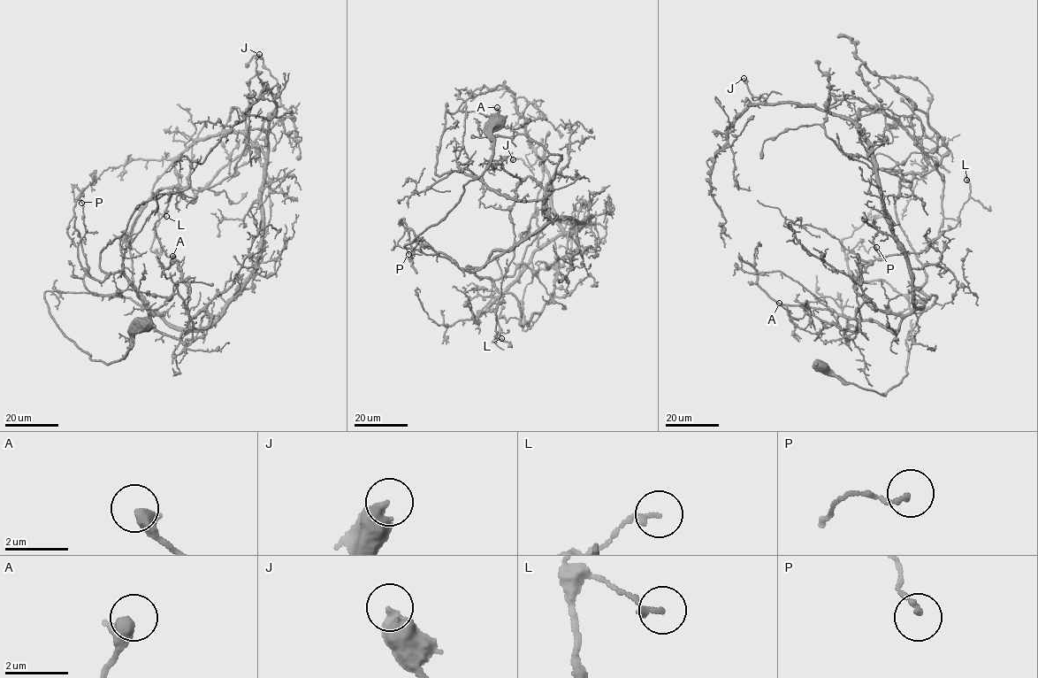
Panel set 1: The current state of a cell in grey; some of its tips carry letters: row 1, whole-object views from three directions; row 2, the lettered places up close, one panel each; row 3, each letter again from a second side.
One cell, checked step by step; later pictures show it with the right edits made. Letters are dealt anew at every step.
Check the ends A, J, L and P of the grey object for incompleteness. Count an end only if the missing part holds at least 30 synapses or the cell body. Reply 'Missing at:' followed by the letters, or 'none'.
Missing at: none

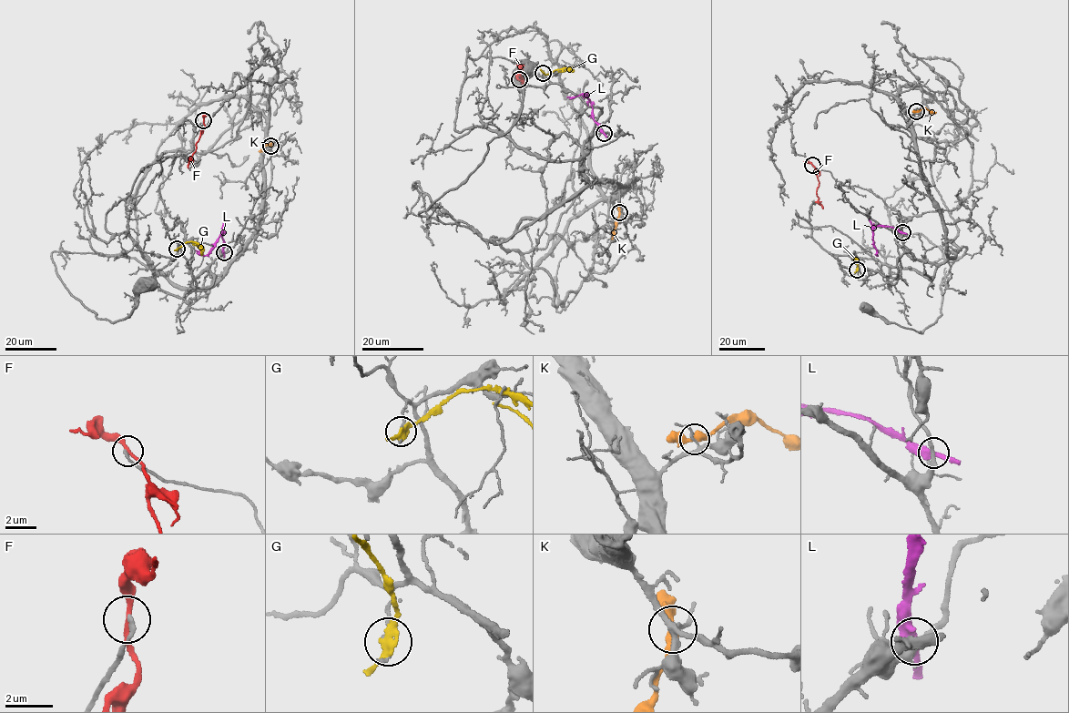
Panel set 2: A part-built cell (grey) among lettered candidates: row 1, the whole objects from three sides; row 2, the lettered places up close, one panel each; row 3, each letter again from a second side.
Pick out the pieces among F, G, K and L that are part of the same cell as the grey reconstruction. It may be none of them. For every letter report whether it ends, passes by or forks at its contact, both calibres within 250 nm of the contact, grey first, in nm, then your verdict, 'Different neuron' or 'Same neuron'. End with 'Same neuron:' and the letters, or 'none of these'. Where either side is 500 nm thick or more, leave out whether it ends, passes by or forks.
F: It passes by. Thickness 150 nm (grey) against 200 nm. Same neuron
G: It passes by. Thickness 160 nm (grey) against 280 nm. Different neuron
K: It passes by. Thickness 190 nm (grey) against 400 nm. Different neuron
L: It passes by. Thickness 280 nm (grey) against 380 nm. Different neuron
Same neuron: F

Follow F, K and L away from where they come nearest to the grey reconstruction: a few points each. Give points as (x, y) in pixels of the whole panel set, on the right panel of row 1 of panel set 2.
F: (812, 165), (819, 182), (816, 194), (823, 208)
K: (917, 111), (925, 108), (936, 112)
L: (902, 232), (886, 226), (877, 226), (872, 239), (875, 254)

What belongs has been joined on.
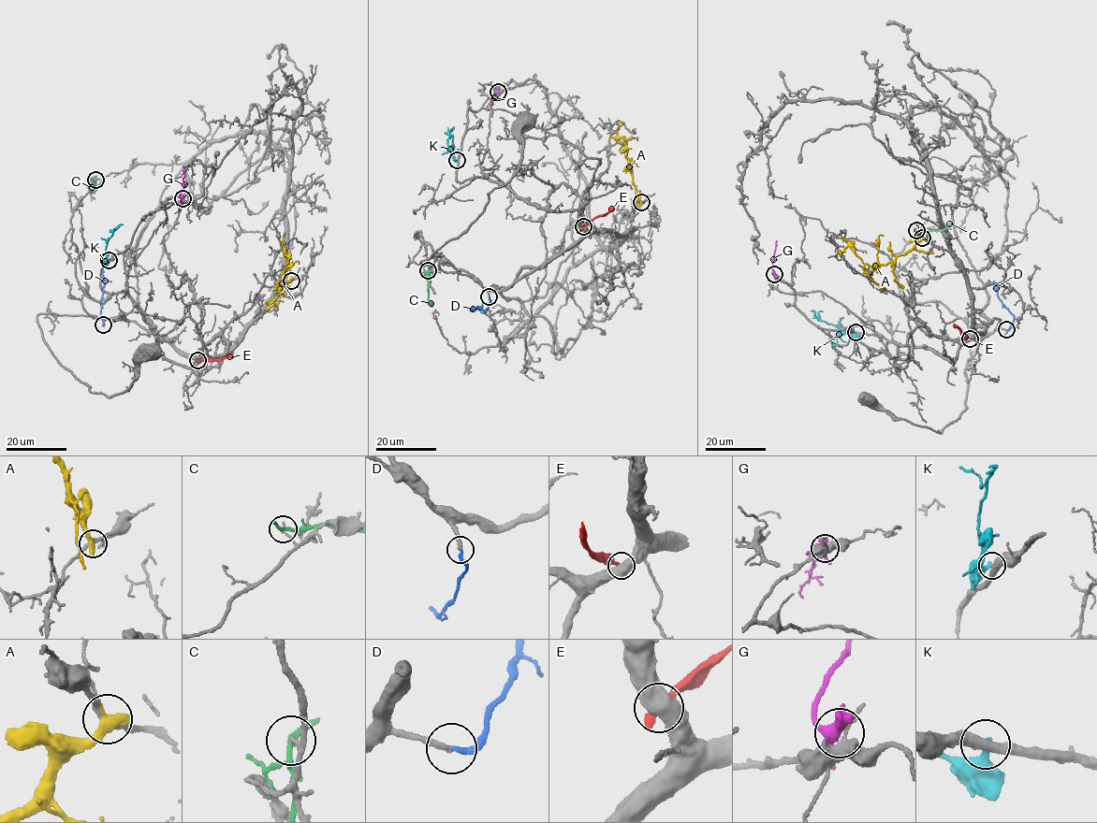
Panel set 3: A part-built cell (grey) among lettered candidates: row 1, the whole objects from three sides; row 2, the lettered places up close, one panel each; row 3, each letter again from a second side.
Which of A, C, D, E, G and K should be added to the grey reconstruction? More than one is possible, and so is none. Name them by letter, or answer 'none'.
D

